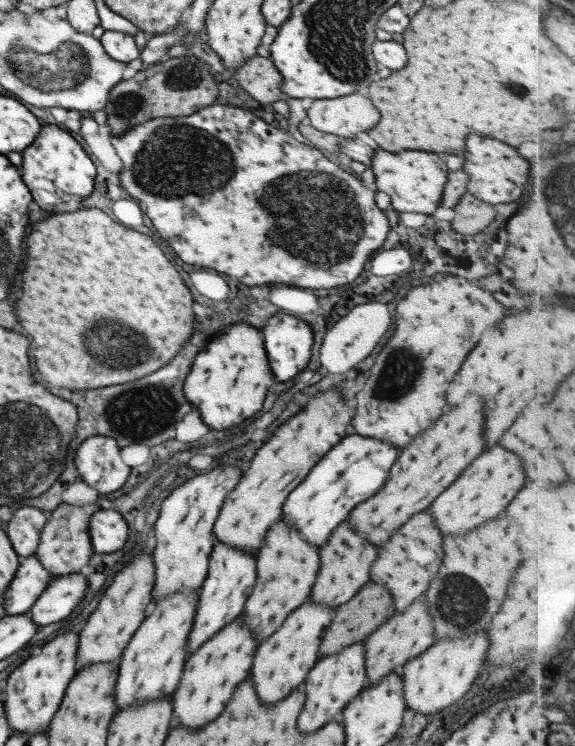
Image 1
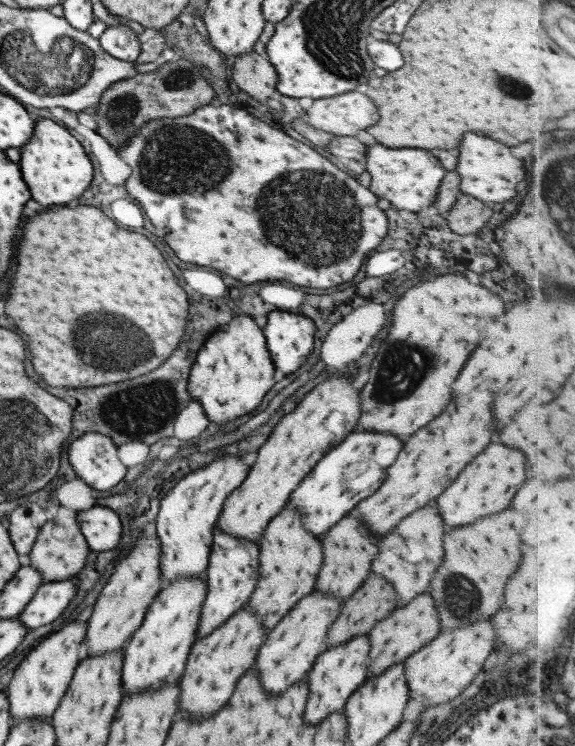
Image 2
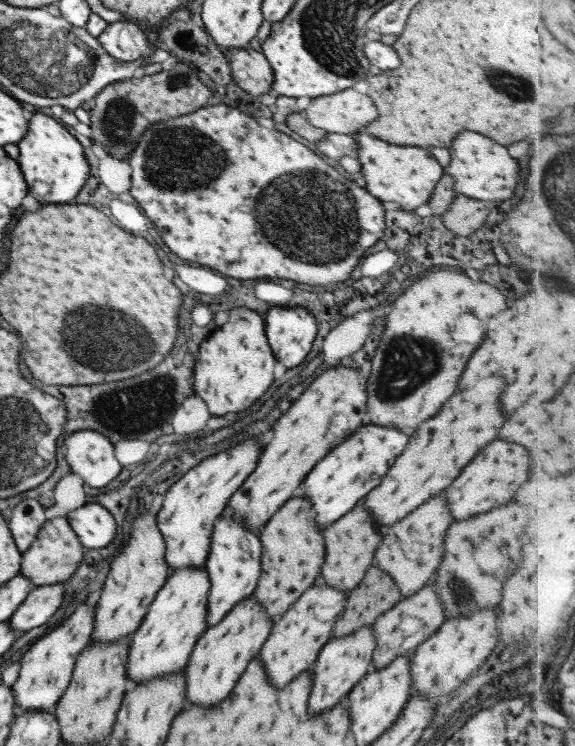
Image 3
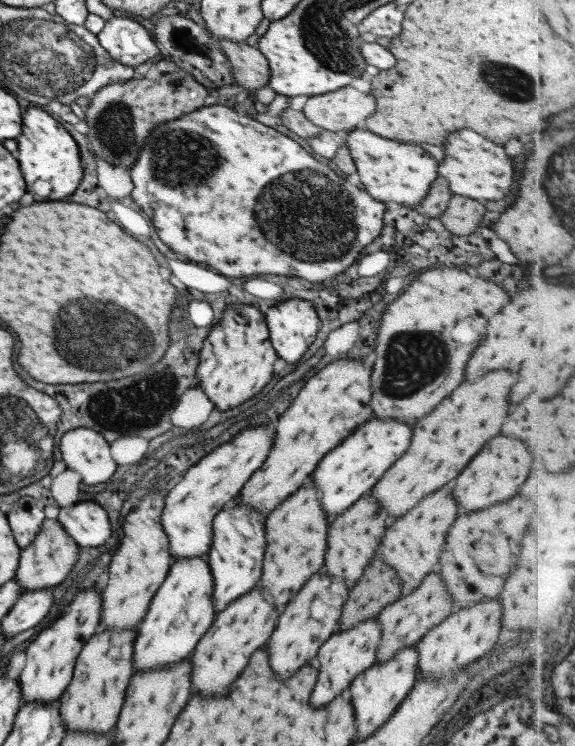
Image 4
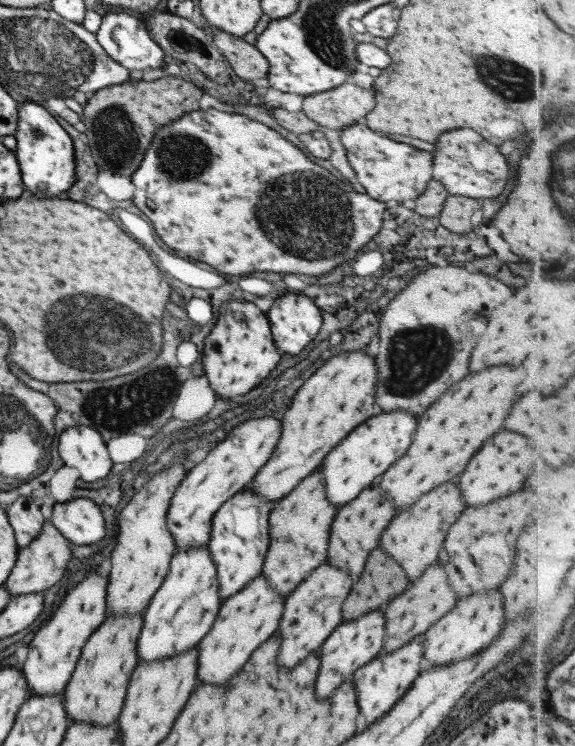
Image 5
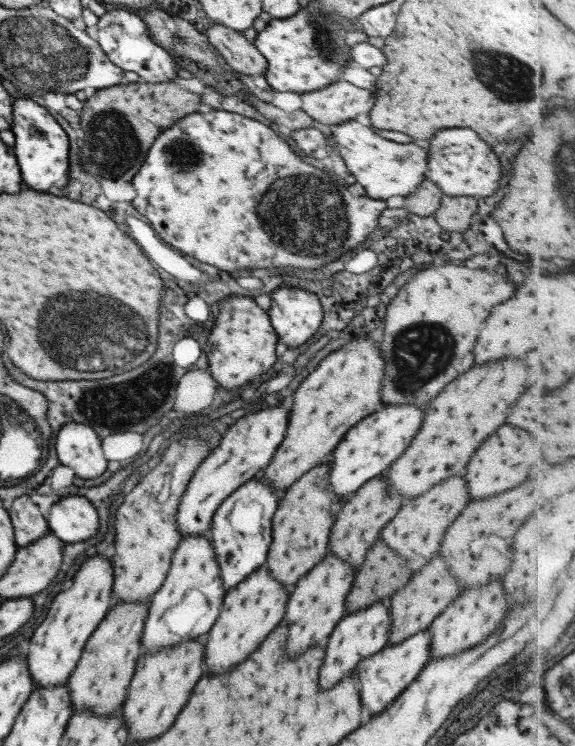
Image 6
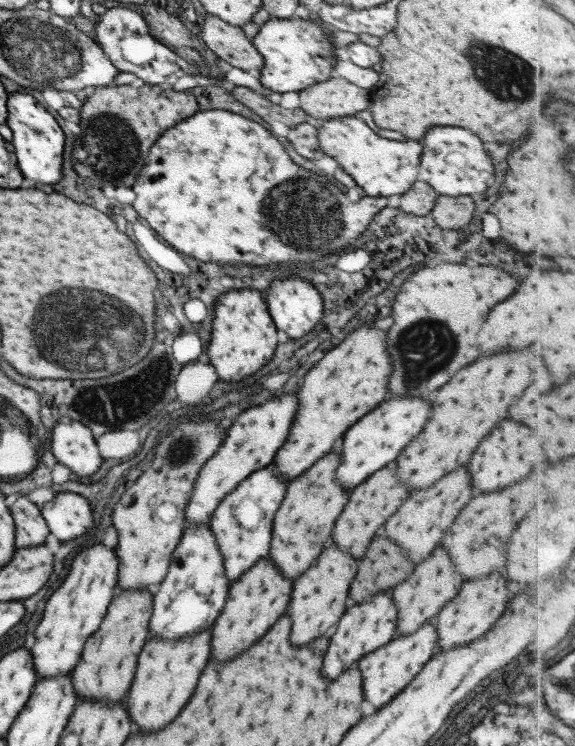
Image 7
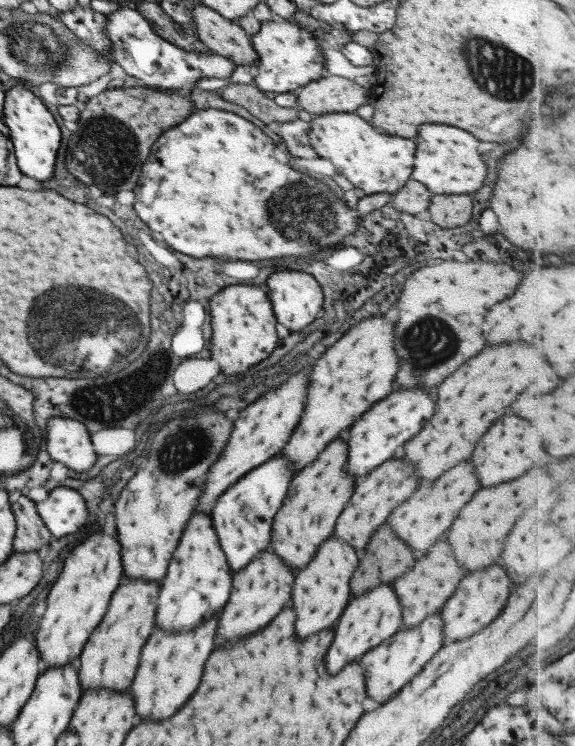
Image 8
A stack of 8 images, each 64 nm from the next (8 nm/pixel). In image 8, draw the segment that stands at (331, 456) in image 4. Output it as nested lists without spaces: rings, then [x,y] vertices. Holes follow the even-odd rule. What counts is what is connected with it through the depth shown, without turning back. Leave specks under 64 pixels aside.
[[[426,388],[414,390],[393,390],[384,399],[374,403],[350,429],[348,438],[348,473],[362,476],[374,471],[374,468],[385,463],[389,458],[396,457],[402,446],[424,427],[424,422],[434,414],[434,400],[430,398]]]

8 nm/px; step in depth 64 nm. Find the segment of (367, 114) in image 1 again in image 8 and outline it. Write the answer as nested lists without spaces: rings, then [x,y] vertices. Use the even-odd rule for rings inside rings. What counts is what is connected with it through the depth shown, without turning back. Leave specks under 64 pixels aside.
[[[336,75],[312,81],[304,85],[302,91],[298,94],[299,107],[313,116],[325,115],[326,113],[354,113],[357,108],[368,104],[370,100],[369,90],[349,78]]]

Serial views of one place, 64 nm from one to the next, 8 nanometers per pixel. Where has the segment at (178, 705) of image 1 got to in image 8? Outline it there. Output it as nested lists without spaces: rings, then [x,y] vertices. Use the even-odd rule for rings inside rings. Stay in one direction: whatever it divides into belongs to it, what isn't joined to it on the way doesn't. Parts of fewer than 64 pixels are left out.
[[[270,550],[258,553],[244,568],[232,574],[233,584],[228,602],[220,610],[220,624],[218,624],[218,640],[216,646],[226,644],[228,640],[236,640],[248,634],[254,634],[256,630],[264,628],[268,622],[274,620],[274,616],[290,603],[292,596],[292,584],[294,576],[290,567],[278,560],[279,556]]]

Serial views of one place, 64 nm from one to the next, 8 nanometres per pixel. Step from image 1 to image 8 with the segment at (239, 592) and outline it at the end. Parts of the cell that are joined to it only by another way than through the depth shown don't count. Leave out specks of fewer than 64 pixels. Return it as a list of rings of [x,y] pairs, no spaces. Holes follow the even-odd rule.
[[[274,455],[218,496],[210,516],[232,574],[252,562],[258,553],[269,550],[276,513],[284,504],[290,481],[295,475],[291,462],[284,455]]]

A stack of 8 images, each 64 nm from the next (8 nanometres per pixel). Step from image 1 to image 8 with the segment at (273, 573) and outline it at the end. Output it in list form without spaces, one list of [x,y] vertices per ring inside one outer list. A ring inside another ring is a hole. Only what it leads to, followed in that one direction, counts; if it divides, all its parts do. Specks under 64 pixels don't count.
[[[342,438],[332,440],[318,456],[296,472],[290,481],[284,504],[276,513],[269,550],[282,558],[290,568],[304,568],[314,558],[318,548],[334,532],[336,520],[354,490],[354,475],[346,474],[348,446]]]

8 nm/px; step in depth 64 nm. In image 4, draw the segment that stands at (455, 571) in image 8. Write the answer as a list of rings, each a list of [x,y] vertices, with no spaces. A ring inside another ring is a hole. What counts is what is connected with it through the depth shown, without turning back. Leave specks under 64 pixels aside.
[[[430,572],[430,576],[422,580],[422,584],[412,591],[406,591],[398,600],[386,605],[377,616],[382,636],[376,651],[376,662],[385,663],[404,648],[412,648],[418,644],[433,626],[440,624],[451,613],[450,602],[452,600],[446,592],[442,576],[438,572]]]

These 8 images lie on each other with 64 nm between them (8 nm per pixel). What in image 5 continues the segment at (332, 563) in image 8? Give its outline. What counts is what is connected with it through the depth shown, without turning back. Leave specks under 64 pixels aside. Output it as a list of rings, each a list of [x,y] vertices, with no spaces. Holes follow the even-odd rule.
[[[326,562],[314,569],[309,576],[285,598],[285,607],[276,635],[282,640],[278,664],[292,668],[308,654],[319,652],[324,641],[343,621],[343,604],[350,594],[355,578],[342,569]]]

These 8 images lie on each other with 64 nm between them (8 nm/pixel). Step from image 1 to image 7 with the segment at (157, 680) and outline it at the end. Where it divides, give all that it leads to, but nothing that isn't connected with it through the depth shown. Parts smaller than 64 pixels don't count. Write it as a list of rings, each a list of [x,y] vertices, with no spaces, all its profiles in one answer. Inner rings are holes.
[[[206,524],[186,527],[162,583],[154,589],[153,611],[149,624],[150,638],[169,641],[204,631],[212,626],[224,608],[229,595],[230,581],[226,580],[223,556],[216,537]]]

